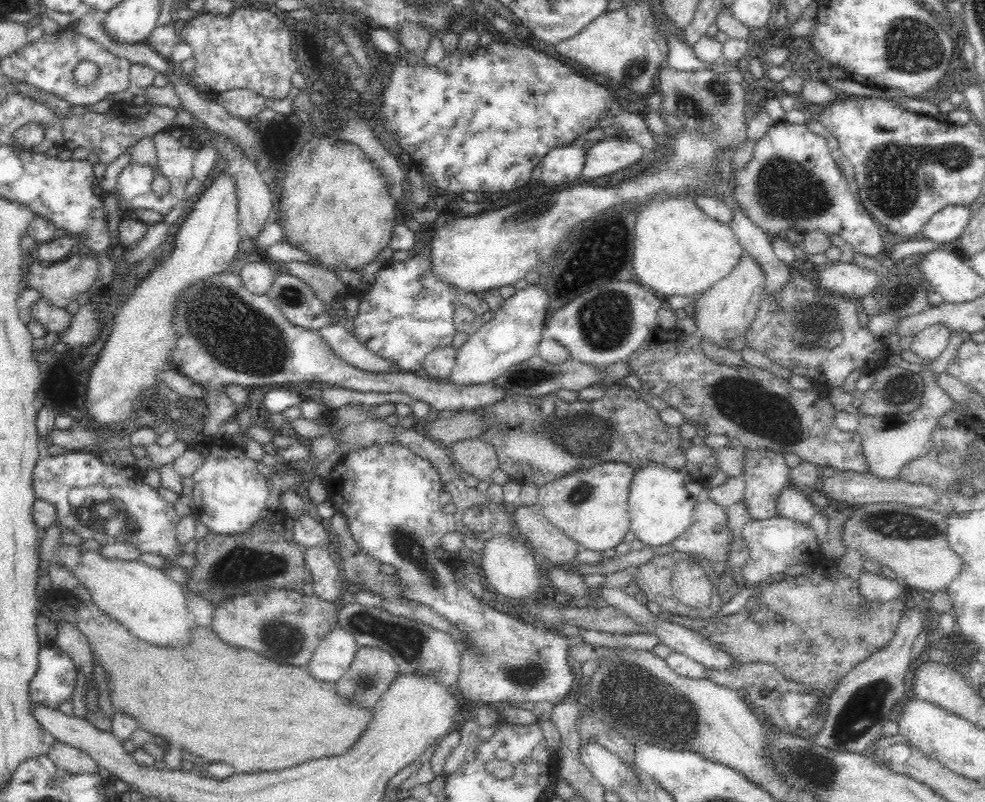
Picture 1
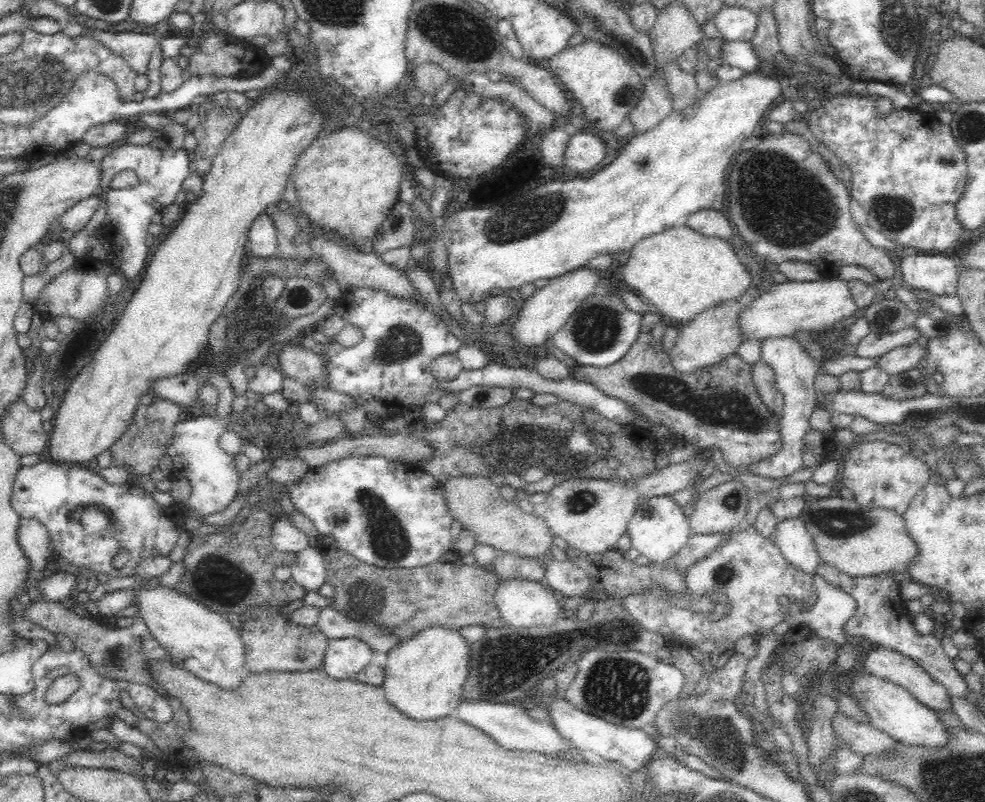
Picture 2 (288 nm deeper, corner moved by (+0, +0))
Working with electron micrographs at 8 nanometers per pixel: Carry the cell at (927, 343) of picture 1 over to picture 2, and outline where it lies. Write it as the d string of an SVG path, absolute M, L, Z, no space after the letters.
M916 342L910 346L900 346L896 350L890 350L874 362L874 368L884 370L888 376L896 376L902 372L908 372L912 368L922 368L922 358L926 356L926 348L918 346Z

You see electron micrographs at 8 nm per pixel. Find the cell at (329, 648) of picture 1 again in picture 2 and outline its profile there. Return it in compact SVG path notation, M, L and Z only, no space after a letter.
M360 638L328 640L322 670L336 680L352 680L372 662L374 654L372 646Z

